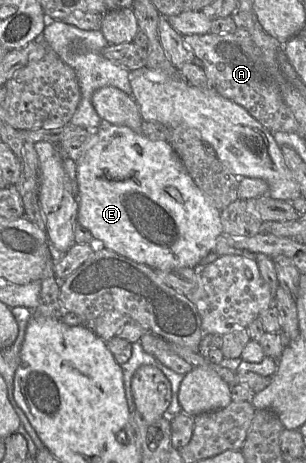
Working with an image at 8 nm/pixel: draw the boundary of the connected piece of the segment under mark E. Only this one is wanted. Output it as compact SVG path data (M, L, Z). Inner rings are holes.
M110 123L102 124L97 130L94 130L93 143L88 147L77 163L77 183L79 188L79 210L77 222L87 228L94 239L103 243L103 248L112 250L124 257L127 257L137 263L146 264L154 270L167 270L174 268L195 268L200 261L213 251L217 238L223 234L221 223L221 211L218 210L208 199L208 197L195 184L188 173L179 156L173 147L167 141L151 140L142 133L137 133L131 128L123 125L114 125ZM168 187L175 187L180 193L180 199L174 199L167 191Z

